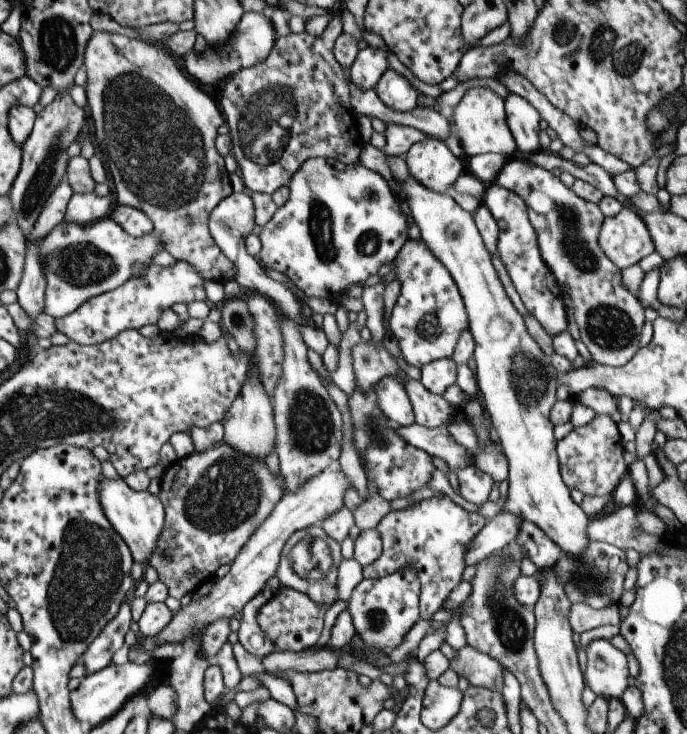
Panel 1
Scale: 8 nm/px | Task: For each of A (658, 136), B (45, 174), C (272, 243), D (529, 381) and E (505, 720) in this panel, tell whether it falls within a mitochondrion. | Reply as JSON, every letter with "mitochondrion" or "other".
{"A":"other","B":"mitochondrion","C":"other","D":"mitochondrion","E":"other"}

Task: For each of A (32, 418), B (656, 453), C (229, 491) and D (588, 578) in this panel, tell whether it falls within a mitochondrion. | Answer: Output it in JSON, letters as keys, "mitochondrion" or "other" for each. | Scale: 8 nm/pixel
{"A":"mitochondrion","B":"other","C":"mitochondrion","D":"mitochondrion"}

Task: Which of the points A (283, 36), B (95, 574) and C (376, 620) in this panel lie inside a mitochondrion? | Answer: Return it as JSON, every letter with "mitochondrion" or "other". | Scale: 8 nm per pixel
{"A":"other","B":"mitochondrion","C":"mitochondrion"}

